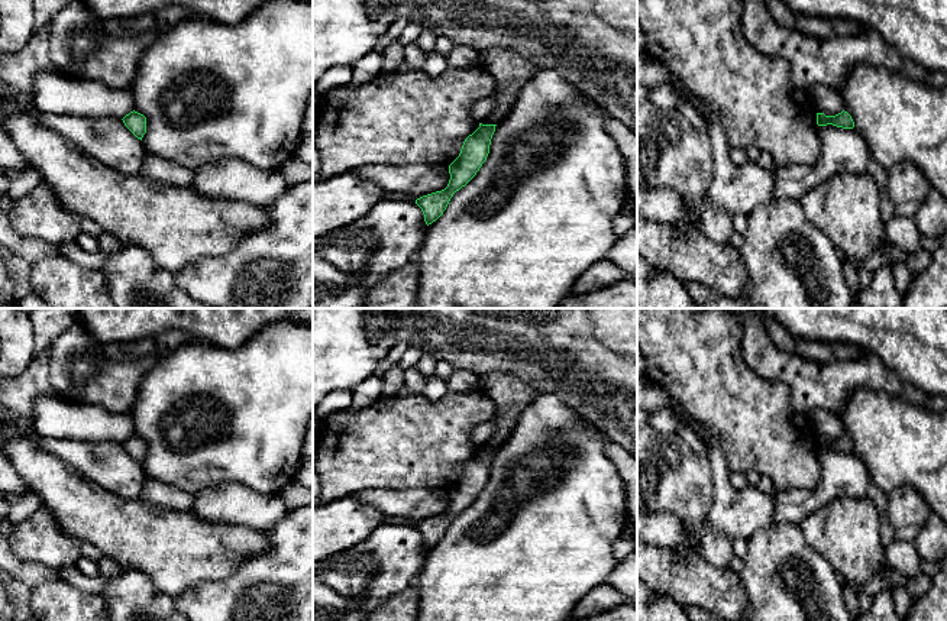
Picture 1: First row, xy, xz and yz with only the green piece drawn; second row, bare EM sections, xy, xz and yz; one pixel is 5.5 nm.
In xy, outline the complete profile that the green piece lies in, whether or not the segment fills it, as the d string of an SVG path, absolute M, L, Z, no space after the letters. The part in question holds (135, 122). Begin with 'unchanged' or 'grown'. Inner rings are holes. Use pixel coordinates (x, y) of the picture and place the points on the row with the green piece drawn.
unchanged; M130 111L123 119L125 126L142 140L143 135L146 133L146 117L138 111Z

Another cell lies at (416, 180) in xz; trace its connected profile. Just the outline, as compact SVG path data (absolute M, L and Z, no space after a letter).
M407 164L407 165L363 165L350 172L369 179L387 193L403 193L413 198L442 191L447 187L449 165Z

